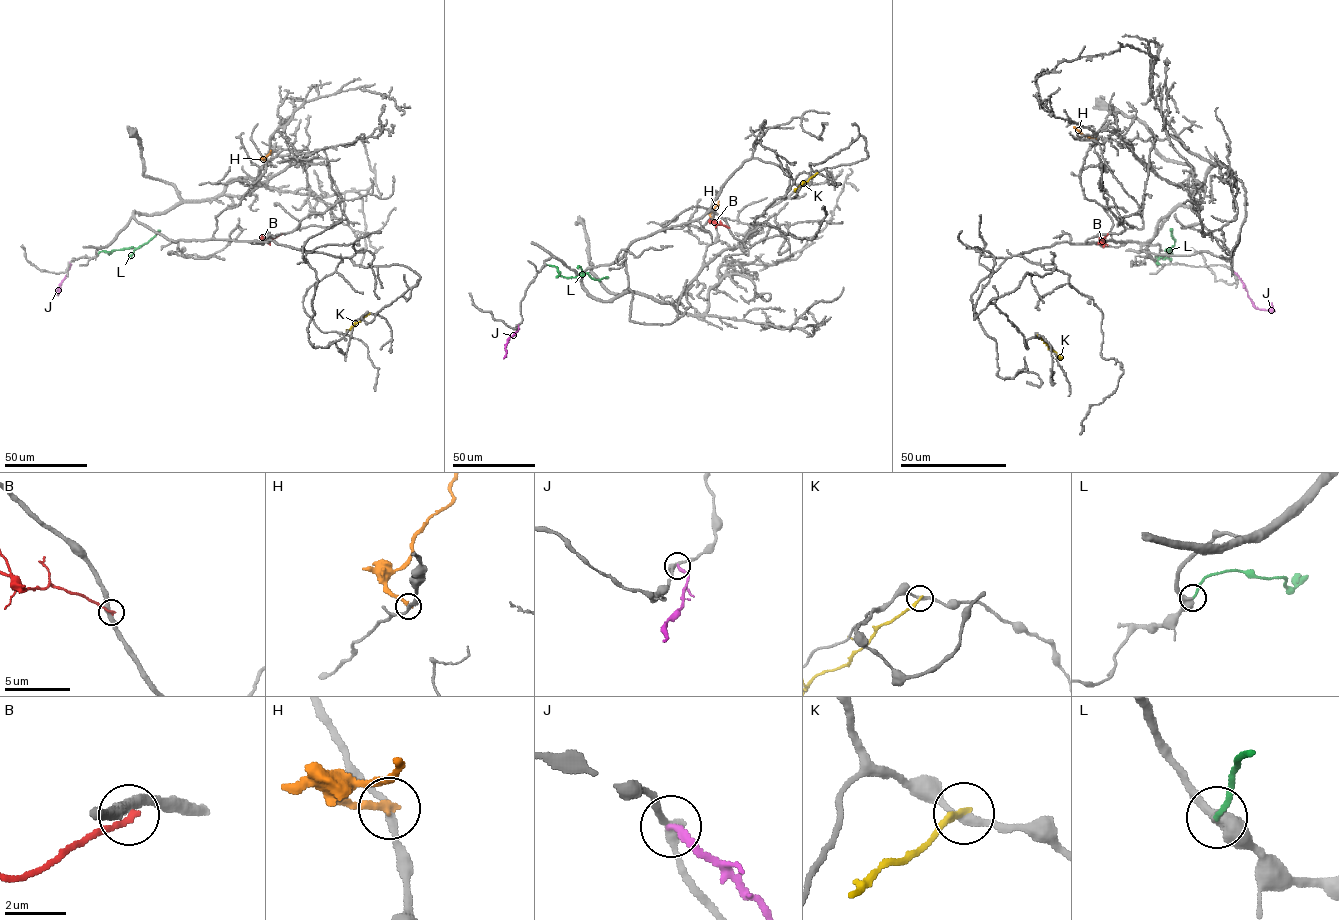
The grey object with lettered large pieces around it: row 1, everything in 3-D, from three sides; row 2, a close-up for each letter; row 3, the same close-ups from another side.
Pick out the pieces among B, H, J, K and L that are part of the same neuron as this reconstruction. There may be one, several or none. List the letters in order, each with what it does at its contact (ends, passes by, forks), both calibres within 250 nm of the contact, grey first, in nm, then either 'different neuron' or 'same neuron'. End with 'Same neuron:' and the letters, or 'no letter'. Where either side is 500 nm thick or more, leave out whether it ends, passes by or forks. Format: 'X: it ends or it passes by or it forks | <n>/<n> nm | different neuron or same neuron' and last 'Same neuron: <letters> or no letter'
B: it ends | 360/200 nm | different neuron
H: it ends | 200/260 nm | different neuron
J: it ends | 320/240 nm | different neuron
K: it ends | 240/240 nm | different neuron
L: it ends | 360/160 nm | same neuron
Same neuron: L

